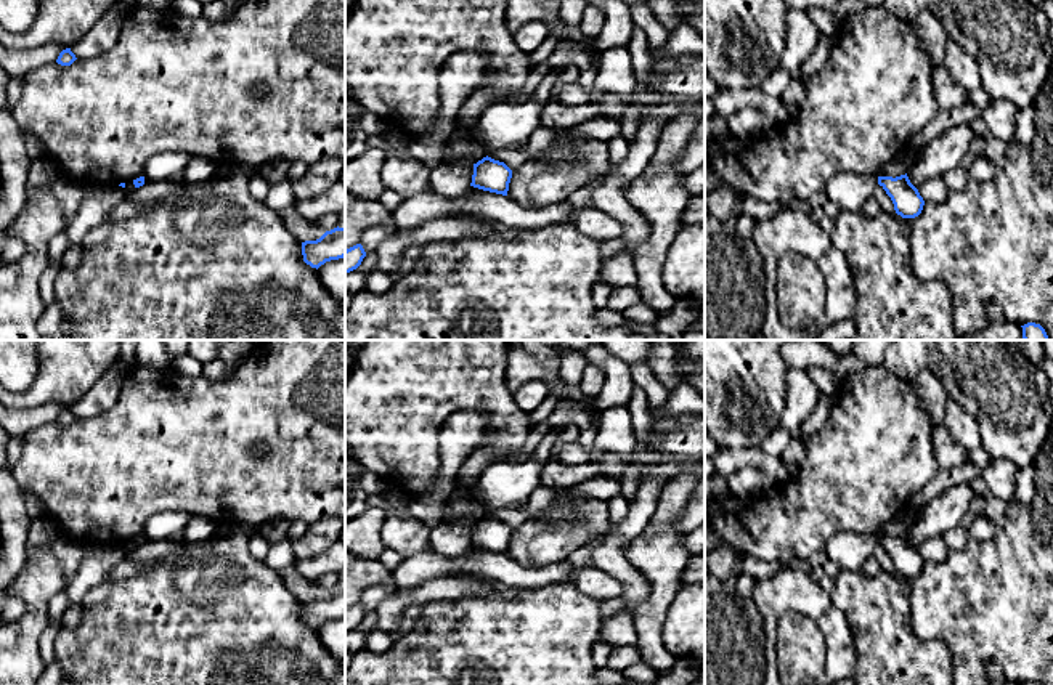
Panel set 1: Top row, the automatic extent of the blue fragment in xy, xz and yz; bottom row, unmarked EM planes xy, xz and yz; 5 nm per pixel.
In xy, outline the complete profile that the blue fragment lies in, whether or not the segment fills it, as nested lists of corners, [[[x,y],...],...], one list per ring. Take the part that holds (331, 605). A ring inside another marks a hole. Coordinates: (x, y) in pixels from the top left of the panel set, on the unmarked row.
[[[345,587],[326,590],[316,600],[302,602],[303,621],[311,627],[319,627],[326,621],[345,616]]]

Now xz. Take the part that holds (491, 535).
[[[483,517],[474,523],[474,534],[470,545],[507,555],[512,529],[499,520]]]

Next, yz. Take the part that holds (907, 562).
[[[907,533],[901,536],[878,536],[878,544],[886,550],[894,563],[894,569],[902,578],[915,578],[921,573],[925,560],[910,542]]]

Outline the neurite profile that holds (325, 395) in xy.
[[[266,340],[238,366],[231,377],[210,380],[189,379],[170,369],[133,366],[125,374],[117,403],[106,412],[75,419],[71,425],[43,424],[24,435],[22,454],[11,470],[16,483],[39,499],[45,518],[61,537],[79,544],[120,544],[143,536],[146,521],[165,510],[183,510],[215,525],[260,529],[278,518],[300,520],[307,526],[319,520],[337,518],[345,525],[345,340]]]

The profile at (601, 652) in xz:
[[[599,634],[592,648],[592,661],[596,667],[608,667],[610,651],[612,651],[612,646],[605,643]]]

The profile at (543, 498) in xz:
[[[538,486],[528,502],[520,509],[504,509],[488,513],[488,517],[504,521],[512,531],[522,526],[530,518],[538,518],[541,513],[554,507],[557,491],[547,486]]]

